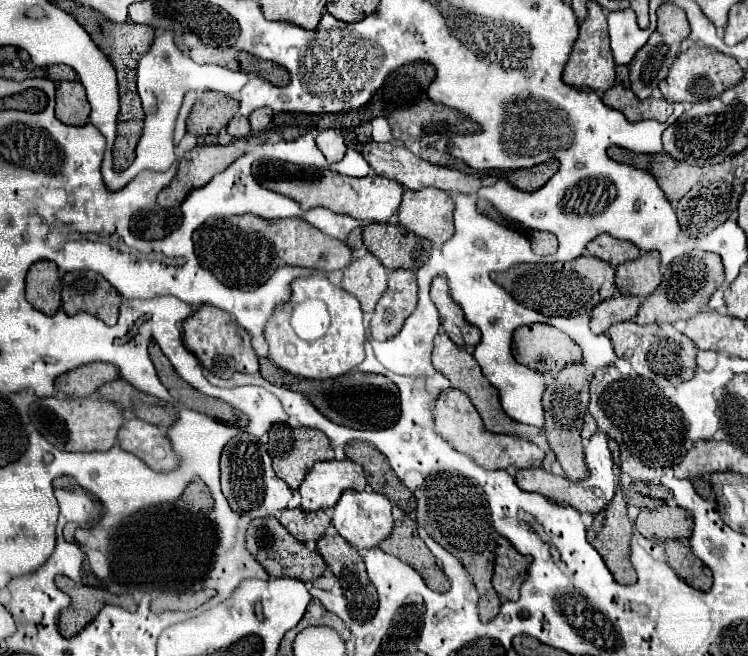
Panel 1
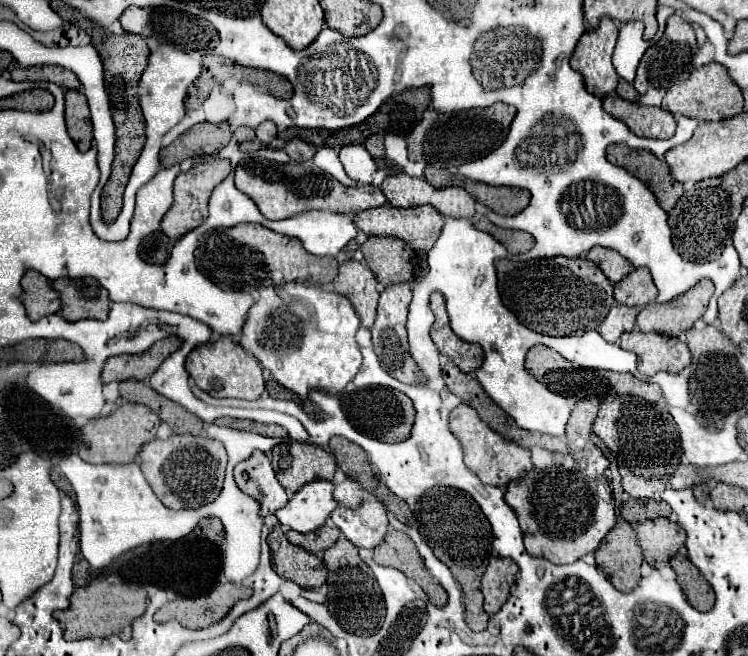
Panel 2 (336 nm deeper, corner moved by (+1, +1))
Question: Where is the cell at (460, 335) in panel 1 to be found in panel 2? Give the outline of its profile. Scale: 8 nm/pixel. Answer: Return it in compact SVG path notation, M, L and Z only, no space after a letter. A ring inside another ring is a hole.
M441 293L431 295L431 309L435 313L431 339L435 341L439 351L443 355L447 355L465 373L473 373L475 369L479 369L483 363L483 351L481 351L481 347L477 347L473 343L461 341L453 333L453 329L449 325L447 311L445 311L445 299Z

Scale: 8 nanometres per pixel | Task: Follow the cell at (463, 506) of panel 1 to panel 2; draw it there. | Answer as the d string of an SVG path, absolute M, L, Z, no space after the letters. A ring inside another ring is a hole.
M435 487L429 489L415 507L415 519L419 523L419 533L427 541L427 545L433 549L435 557L443 561L455 581L461 585L465 595L465 621L473 631L483 631L487 627L489 615L483 611L483 595L479 591L481 577L485 573L485 567L493 555L491 547L491 527L481 509L475 505L473 499L465 491L449 489L449 487Z

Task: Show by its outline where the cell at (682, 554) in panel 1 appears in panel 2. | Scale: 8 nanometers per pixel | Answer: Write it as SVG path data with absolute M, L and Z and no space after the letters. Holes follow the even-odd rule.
M675 555L671 559L671 567L677 573L677 581L687 595L689 603L697 611L709 611L713 607L711 601L711 585L705 581L705 577L699 573L699 569L685 557L685 555Z

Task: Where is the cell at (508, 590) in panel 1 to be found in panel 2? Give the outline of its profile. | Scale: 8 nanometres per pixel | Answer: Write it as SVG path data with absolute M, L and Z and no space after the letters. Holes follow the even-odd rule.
M493 557L481 579L481 593L485 597L485 613L495 615L505 599L509 597L509 587L515 581L517 565L511 559Z

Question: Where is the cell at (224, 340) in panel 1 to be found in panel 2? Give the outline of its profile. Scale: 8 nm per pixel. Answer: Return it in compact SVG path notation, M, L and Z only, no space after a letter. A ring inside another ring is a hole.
M219 337L215 343L207 343L197 347L187 357L187 373L193 377L199 389L209 393L211 397L235 397L235 399L259 399L265 391L263 369L253 359L253 355L241 351L241 345L235 343L231 337Z

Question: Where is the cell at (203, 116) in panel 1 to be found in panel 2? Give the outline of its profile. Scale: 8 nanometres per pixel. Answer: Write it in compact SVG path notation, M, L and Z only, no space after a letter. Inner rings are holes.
M227 123L197 125L189 133L181 135L175 143L171 143L169 147L161 151L161 165L173 167L193 155L217 153L219 149L223 149L229 143L229 139L231 139L231 129Z

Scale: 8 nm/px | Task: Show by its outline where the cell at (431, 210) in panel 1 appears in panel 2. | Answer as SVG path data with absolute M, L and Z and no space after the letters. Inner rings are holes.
M383 205L377 209L367 209L367 211L359 211L353 217L353 223L357 225L357 229L361 229L367 237L377 235L377 237L397 237L405 243L409 243L409 247L417 249L417 251L429 251L433 247L433 243L439 237L439 231L443 227L443 217L437 215L437 211L433 207L411 207L411 209L397 209L391 205Z

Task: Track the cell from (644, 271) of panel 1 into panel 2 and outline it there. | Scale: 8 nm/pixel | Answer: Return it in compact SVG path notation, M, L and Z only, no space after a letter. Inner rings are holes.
M647 267L633 269L625 279L621 279L615 285L615 299L621 305L641 309L641 307L653 303L655 297L657 297L657 289L653 285L653 279L651 279L651 273Z

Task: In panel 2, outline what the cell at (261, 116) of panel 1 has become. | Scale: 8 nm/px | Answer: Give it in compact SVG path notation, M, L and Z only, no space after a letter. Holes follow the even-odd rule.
M265 121L265 123L261 123L261 125L257 127L257 139L259 139L263 145L269 145L275 137L277 137L277 127L275 127L275 123Z

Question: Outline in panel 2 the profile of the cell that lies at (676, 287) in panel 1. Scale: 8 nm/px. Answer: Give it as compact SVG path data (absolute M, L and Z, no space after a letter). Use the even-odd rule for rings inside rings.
M703 279L693 289L689 289L687 293L679 295L669 303L663 305L649 303L637 315L637 329L641 333L653 331L677 337L681 331L691 329L695 321L703 317L713 291L715 291L713 283Z

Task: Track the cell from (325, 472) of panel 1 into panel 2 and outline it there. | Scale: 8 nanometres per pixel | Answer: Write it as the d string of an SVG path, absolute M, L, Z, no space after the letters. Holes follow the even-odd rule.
M311 481L301 487L285 507L281 507L275 517L277 521L293 531L311 533L325 525L329 513L337 507L333 501L331 481Z

